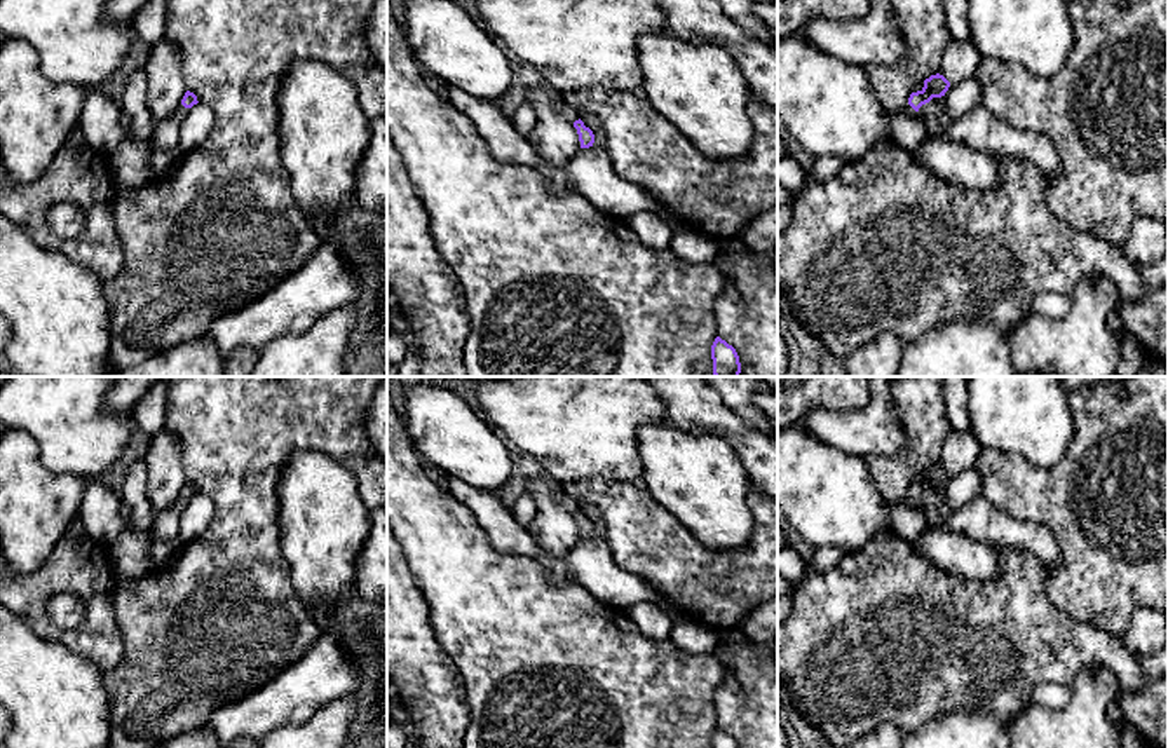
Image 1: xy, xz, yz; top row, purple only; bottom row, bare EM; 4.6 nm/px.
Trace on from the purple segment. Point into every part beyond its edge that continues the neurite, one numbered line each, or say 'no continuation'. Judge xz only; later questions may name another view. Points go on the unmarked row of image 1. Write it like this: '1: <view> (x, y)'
1: xz (569, 503)

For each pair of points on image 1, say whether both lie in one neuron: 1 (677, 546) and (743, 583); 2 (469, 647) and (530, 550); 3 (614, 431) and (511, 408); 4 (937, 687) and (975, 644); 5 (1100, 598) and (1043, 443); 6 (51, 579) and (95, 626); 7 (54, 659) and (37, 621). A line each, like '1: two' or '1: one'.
1: one
2: two
3: one
4: one
5: two
6: one
7: two

